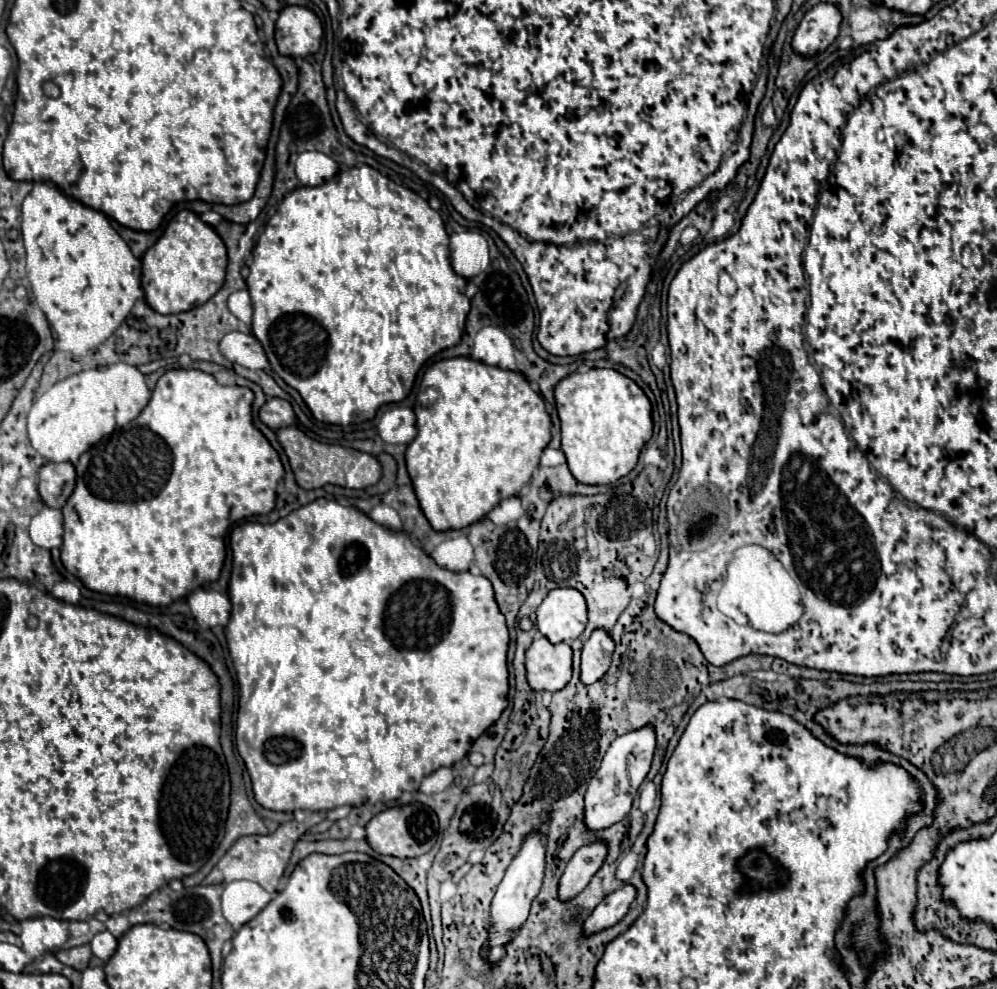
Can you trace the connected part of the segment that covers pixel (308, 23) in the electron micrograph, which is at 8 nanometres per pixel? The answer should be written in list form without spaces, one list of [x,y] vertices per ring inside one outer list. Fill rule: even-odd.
[[[287,6],[275,24],[277,48],[283,56],[305,58],[319,50],[323,38],[319,18],[301,6]]]

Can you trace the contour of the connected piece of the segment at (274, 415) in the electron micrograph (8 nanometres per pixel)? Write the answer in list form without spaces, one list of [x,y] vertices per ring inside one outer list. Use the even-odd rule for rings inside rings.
[[[269,398],[259,410],[259,418],[271,430],[279,430],[279,428],[291,426],[293,420],[295,420],[295,414],[293,414],[293,408],[287,400]]]

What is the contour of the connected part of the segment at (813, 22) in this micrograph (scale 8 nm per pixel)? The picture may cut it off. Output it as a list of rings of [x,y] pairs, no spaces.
[[[819,2],[815,8],[811,8],[801,24],[795,30],[791,46],[799,56],[815,56],[823,50],[827,50],[829,44],[839,34],[839,24],[841,24],[841,12],[835,4]]]

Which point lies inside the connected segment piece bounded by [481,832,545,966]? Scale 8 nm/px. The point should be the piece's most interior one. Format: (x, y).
(509, 910)

